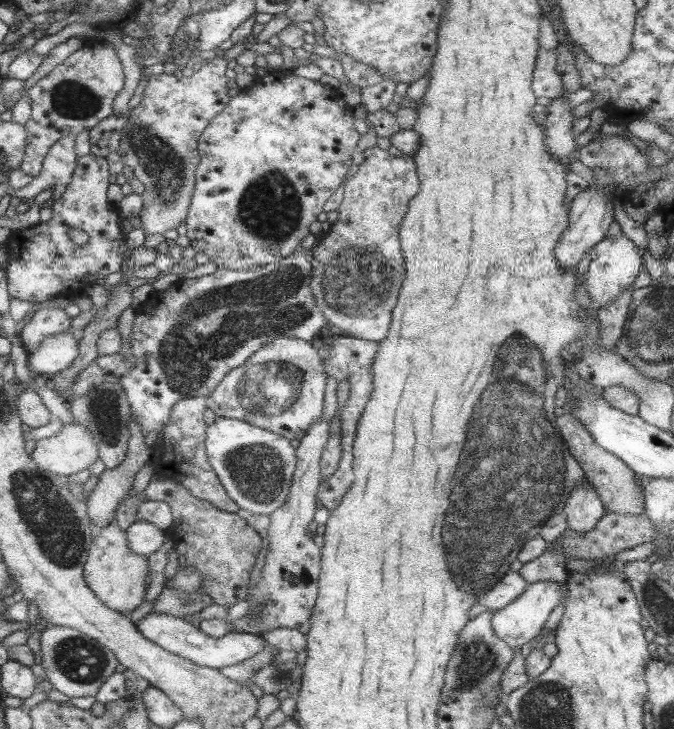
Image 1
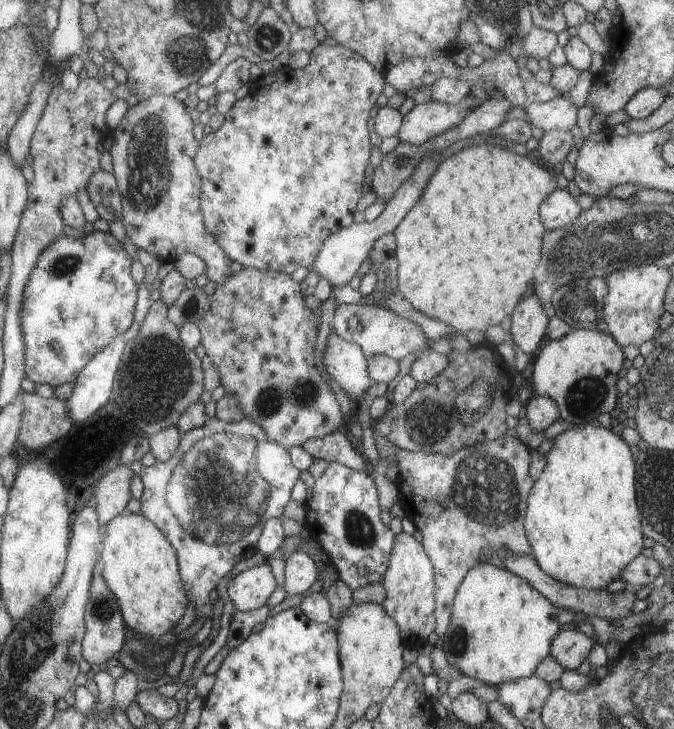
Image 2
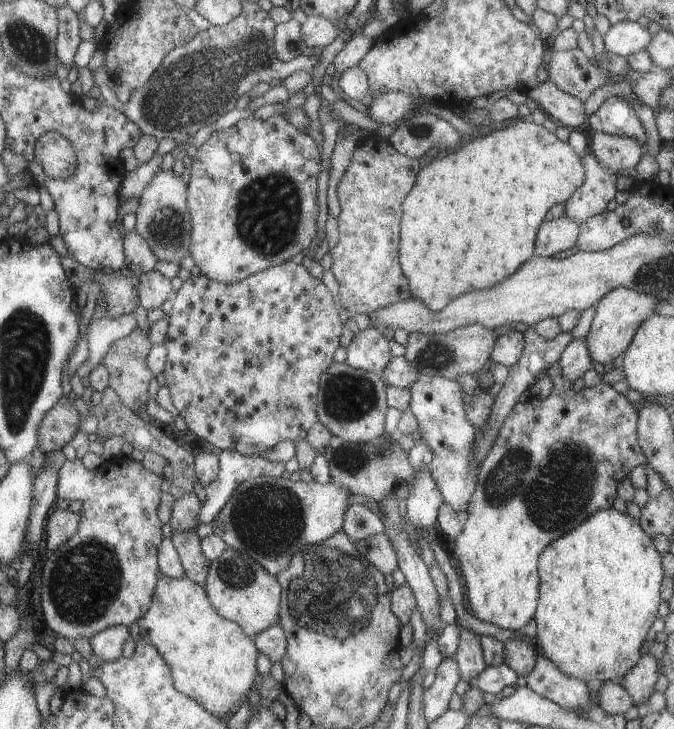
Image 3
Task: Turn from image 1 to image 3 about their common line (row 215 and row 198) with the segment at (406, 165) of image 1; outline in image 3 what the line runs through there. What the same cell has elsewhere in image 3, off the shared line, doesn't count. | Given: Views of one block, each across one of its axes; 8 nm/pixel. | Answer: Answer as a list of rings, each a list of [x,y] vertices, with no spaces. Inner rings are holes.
[[[367,135],[359,139],[349,162],[337,186],[337,199],[340,209],[335,217],[339,230],[337,243],[329,254],[333,259],[330,270],[339,283],[339,303],[349,314],[371,315],[380,309],[408,300],[411,294],[408,290],[408,280],[402,274],[399,260],[401,204],[412,188],[416,177],[421,173],[421,160],[409,159],[392,148],[386,138]]]

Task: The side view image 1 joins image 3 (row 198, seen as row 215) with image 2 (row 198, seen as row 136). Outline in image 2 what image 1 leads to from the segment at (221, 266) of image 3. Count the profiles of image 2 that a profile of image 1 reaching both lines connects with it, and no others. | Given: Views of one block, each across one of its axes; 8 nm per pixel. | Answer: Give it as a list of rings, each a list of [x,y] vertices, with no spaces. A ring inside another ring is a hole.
[[[318,45],[310,53],[309,64],[304,68],[293,70],[288,65],[269,74],[261,75],[248,89],[241,100],[237,100],[224,115],[223,124],[210,134],[201,138],[201,152],[197,152],[197,172],[201,172],[201,180],[205,180],[205,192],[200,194],[201,208],[205,208],[205,225],[214,236],[220,248],[224,249],[225,256],[244,267],[269,269],[275,272],[289,273],[303,266],[311,268],[316,259],[317,251],[329,234],[349,226],[353,220],[355,202],[361,196],[361,182],[363,170],[369,160],[369,134],[367,134],[367,118],[369,110],[375,104],[379,92],[383,88],[383,76],[379,76],[373,66],[368,64],[359,53],[351,52],[339,45]]]

